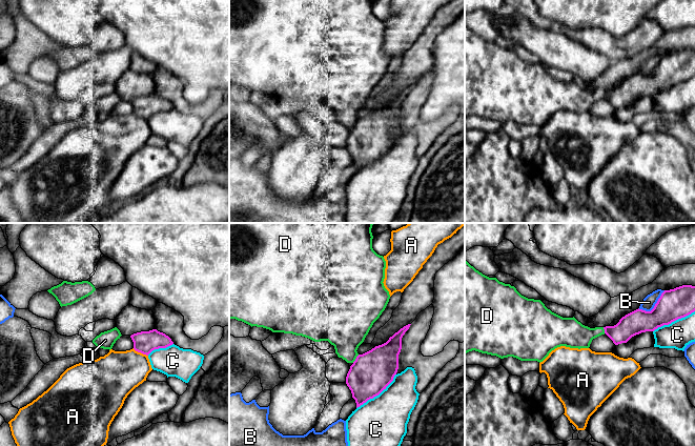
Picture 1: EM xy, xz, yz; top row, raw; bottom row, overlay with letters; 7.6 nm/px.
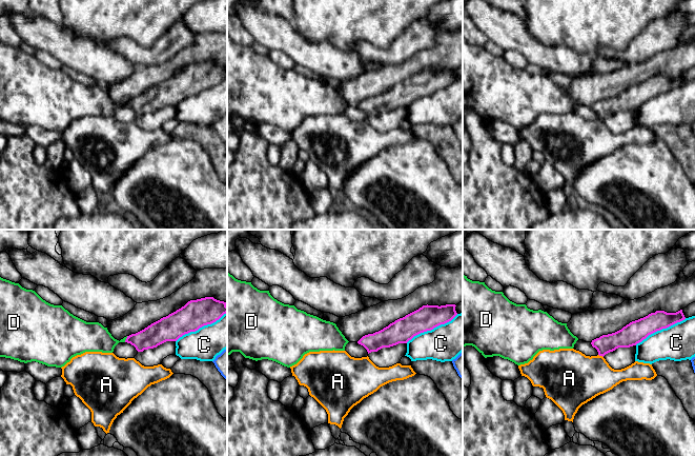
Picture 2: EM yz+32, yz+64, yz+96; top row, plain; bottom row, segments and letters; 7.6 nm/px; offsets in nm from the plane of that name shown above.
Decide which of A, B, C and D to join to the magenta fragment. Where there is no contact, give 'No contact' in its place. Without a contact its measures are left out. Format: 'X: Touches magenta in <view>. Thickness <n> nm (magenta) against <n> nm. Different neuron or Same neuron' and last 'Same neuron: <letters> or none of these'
A: Touches magenta in xy. Thickness 170 nm (magenta) against 340 nm. Different neuron
B: Touches magenta in yz. Thickness 240 nm (magenta) against 100 nm. Different neuron
C: Touches magenta in xz. Thickness 320 nm (magenta) against 380 nm. Different neuron
D: Touches magenta in xz. Thickness 320 nm (magenta) against 320 nm. Different neuron
Same neuron: none of these

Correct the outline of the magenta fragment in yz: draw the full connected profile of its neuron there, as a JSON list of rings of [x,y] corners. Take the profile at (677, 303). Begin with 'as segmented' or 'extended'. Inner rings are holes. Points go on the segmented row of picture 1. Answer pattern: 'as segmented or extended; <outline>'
as segmented; [[[682,285],[665,290],[651,311],[636,309],[614,326],[604,327],[615,345],[627,343],[632,337],[684,318],[695,311],[695,286]]]

